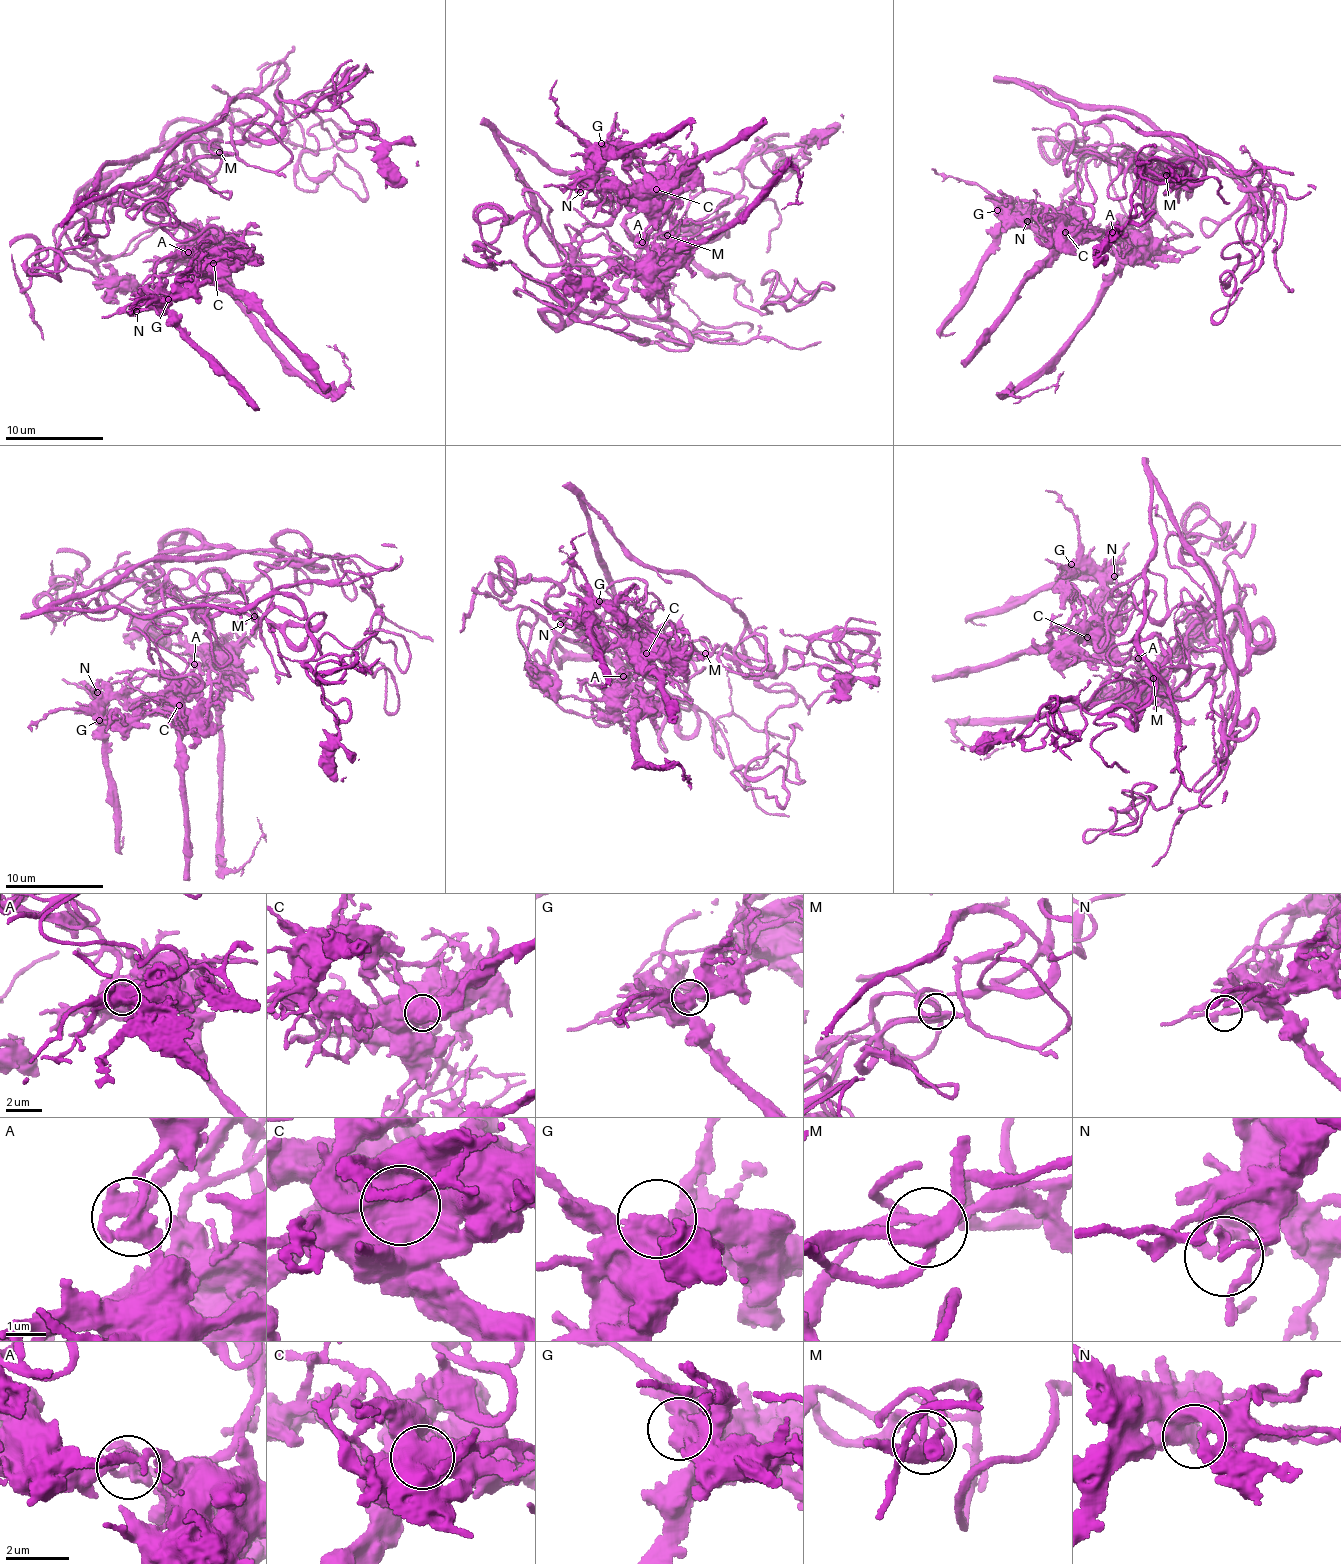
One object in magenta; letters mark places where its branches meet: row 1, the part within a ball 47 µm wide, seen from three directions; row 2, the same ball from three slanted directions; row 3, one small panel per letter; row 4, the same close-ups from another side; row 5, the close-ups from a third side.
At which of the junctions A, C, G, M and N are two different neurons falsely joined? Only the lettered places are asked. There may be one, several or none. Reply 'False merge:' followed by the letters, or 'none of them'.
False merge: A, C, N

